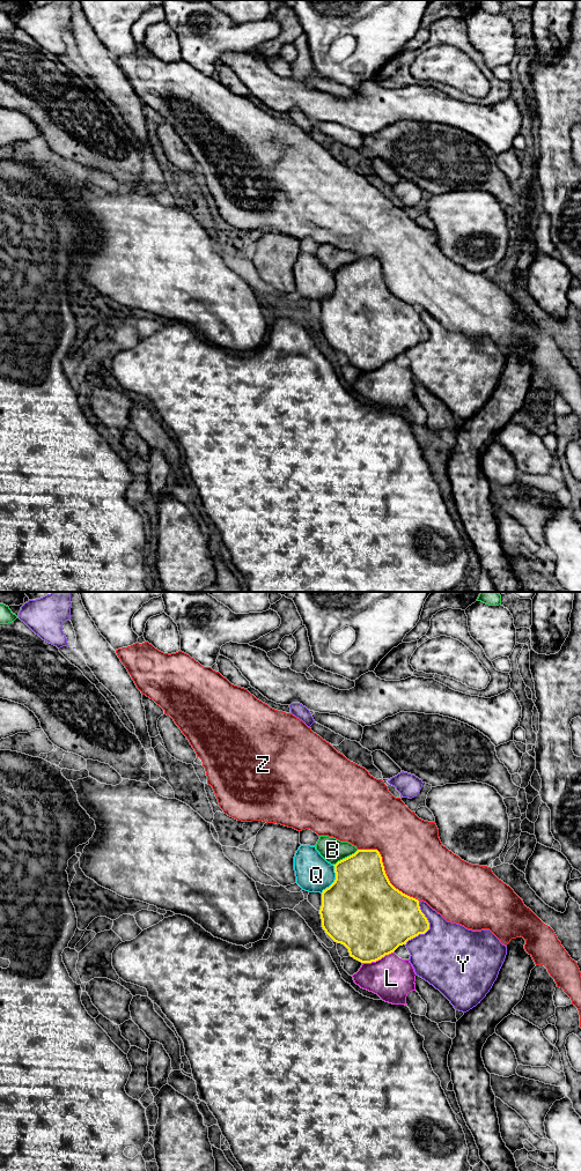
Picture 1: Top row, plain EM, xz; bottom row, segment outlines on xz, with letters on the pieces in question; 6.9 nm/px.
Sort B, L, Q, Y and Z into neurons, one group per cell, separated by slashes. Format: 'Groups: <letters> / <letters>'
Groups: B / L / Q / Y / Z

